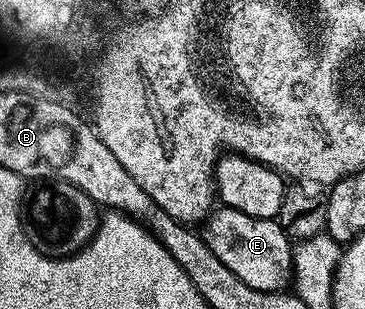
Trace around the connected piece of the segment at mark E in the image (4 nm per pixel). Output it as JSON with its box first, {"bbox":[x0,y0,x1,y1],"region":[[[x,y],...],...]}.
{"bbox":[205,207,293,293],"region":[[[219,207],[208,216],[205,228],[205,240],[213,255],[217,255],[217,259],[221,259],[221,263],[225,263],[225,267],[229,267],[229,271],[249,287],[277,293],[292,284],[293,245],[278,220],[257,219],[253,215],[245,215],[245,211]]]}

